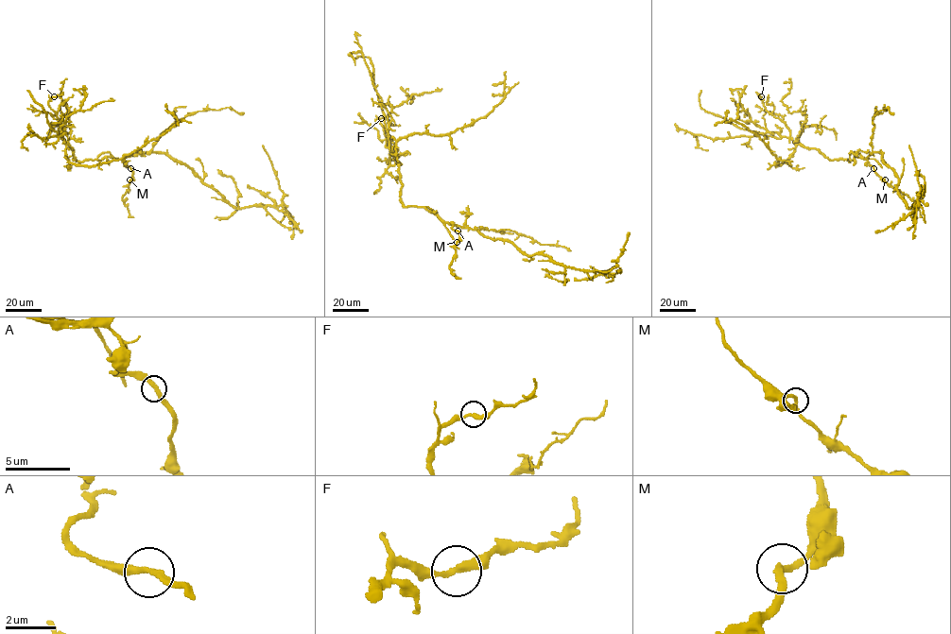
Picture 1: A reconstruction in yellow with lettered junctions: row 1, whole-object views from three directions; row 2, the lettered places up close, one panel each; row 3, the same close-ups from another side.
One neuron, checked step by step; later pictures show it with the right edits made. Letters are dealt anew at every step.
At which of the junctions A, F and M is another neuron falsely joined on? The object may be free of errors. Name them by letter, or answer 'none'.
none

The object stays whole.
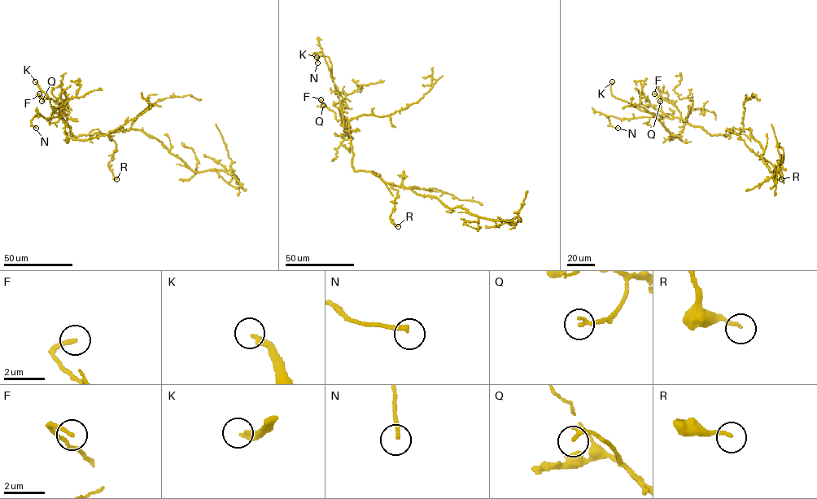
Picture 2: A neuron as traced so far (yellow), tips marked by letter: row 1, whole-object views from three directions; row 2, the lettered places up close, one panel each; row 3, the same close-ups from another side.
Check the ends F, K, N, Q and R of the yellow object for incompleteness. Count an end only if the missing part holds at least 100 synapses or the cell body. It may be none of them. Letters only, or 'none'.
K

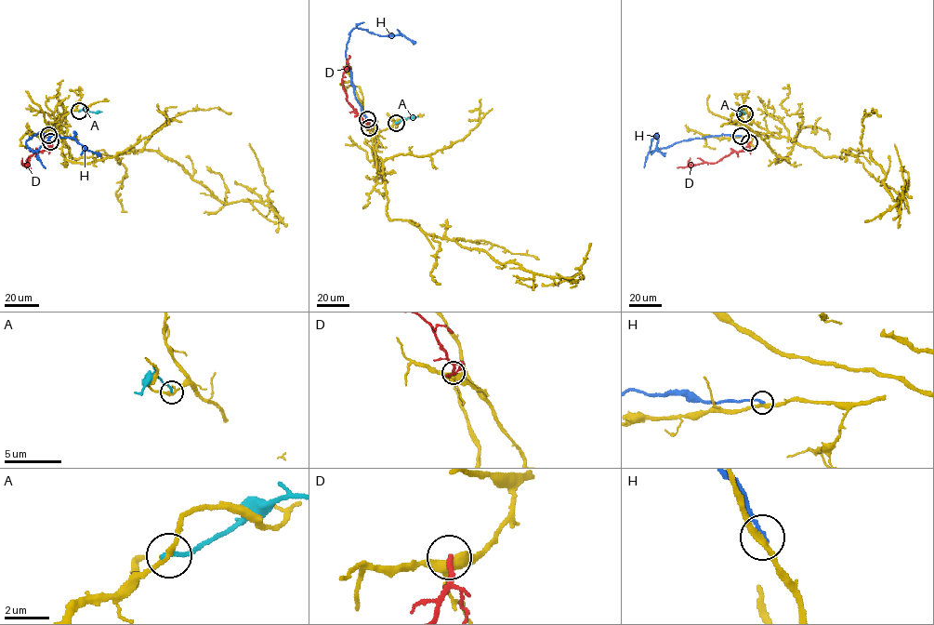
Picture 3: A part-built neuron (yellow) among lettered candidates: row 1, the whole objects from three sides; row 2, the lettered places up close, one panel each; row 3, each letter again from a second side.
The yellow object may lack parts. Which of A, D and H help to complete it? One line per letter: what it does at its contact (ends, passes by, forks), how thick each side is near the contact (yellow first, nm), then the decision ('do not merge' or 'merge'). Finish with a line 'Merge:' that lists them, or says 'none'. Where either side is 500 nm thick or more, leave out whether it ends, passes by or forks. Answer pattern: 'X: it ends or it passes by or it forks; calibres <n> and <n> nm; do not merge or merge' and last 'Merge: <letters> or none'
A: it ends; calibres 200 and 240 nm; do not merge
D: it ends; calibres 440 and 240 nm; do not merge
H: it ends; calibres 260 and 240 nm; do not merge
Merge: none

